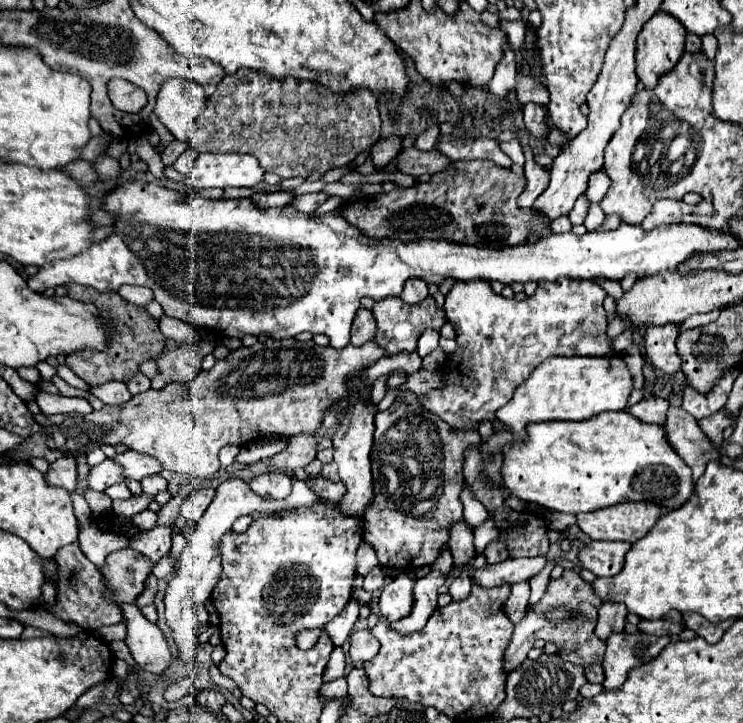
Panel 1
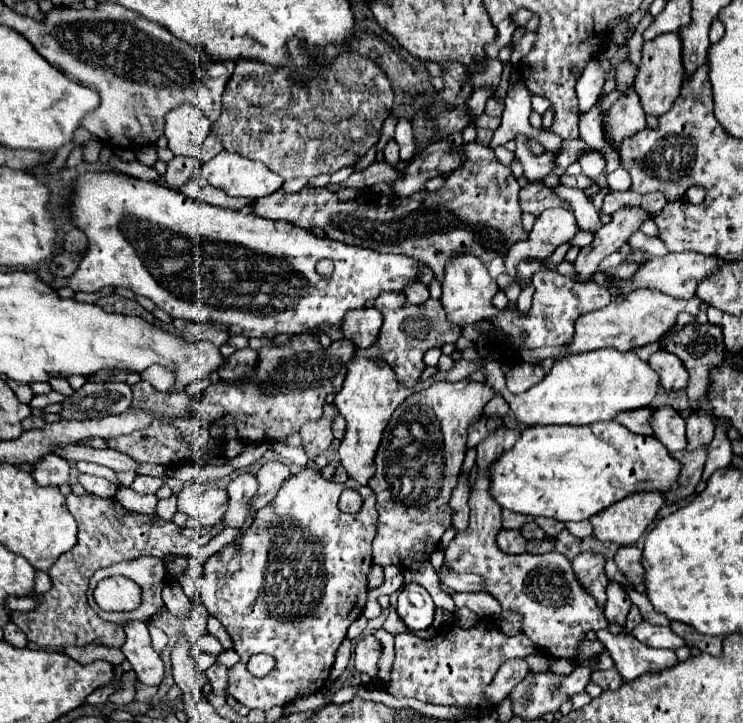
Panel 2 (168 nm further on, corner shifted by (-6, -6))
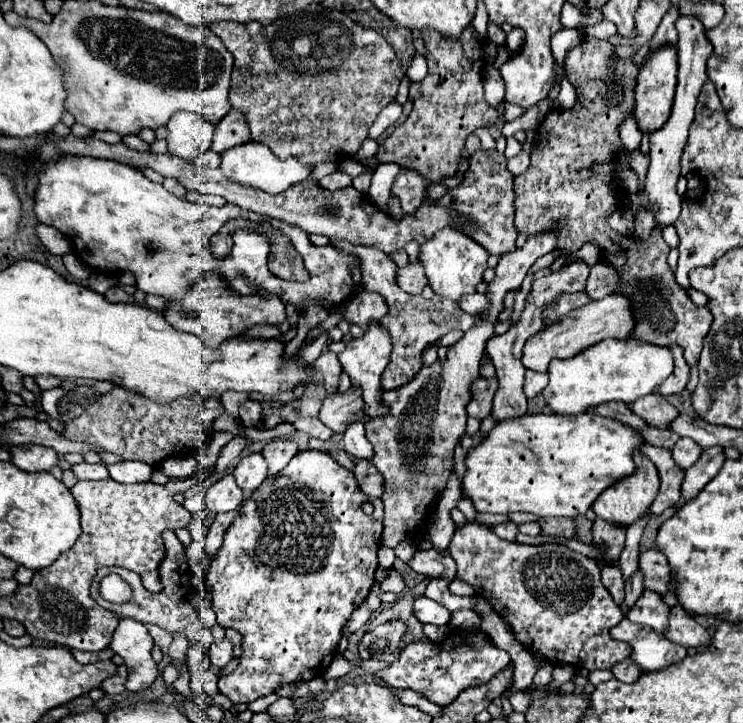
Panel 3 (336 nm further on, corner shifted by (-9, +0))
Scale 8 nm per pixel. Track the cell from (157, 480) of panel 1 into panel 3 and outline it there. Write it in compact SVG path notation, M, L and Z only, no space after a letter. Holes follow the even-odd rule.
M122 461L108 465L110 477L118 483L146 483L152 477L152 467L142 461Z

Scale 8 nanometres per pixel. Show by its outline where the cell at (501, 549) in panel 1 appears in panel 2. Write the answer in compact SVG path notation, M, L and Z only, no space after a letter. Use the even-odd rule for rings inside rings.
M503 529L497 535L497 545L499 545L501 551L505 551L509 555L515 555L515 553L523 553L525 551L527 541L525 541L525 537L519 531L507 531L507 529Z

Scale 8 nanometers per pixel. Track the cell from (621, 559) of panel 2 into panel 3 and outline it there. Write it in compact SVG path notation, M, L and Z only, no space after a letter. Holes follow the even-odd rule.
M648 549L640 553L638 559L638 569L644 575L644 587L650 591L656 591L660 595L664 595L668 591L668 561L666 557L656 551L656 549Z

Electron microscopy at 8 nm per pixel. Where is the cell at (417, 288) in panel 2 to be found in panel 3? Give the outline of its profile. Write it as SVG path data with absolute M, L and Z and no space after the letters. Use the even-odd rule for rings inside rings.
M408 263L398 271L398 285L410 293L410 295L420 295L422 289L428 285L426 275L422 271L420 263Z

